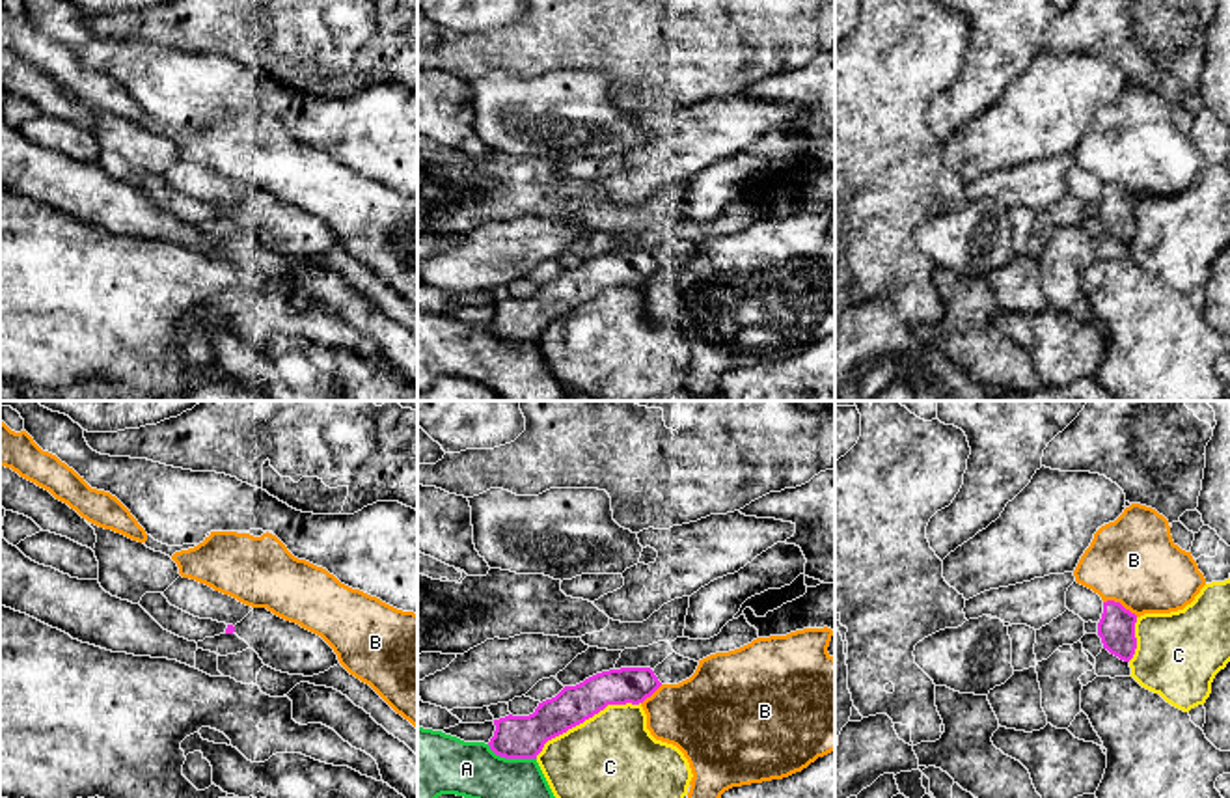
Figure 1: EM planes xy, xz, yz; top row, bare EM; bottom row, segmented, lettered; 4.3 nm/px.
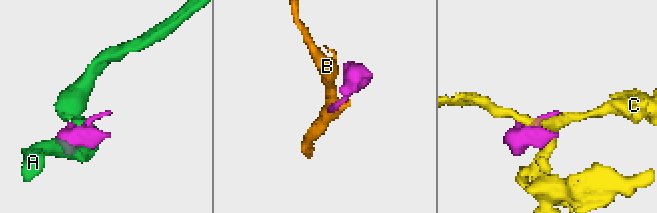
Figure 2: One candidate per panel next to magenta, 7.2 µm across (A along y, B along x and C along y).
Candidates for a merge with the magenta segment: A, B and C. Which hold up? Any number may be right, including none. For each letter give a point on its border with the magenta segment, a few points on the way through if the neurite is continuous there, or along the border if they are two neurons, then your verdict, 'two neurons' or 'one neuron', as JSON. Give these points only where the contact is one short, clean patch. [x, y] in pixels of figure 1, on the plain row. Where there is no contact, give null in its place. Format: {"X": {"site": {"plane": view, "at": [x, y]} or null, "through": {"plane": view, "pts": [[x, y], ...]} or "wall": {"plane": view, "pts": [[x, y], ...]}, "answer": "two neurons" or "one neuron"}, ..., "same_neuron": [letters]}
{"A": {"site": {"plane": "xz", "at": [511, 340]}, "answer": "two neurons"}, "B": {"site": {"plane": "yz", "at": [1119, 185]}, "answer": "two neurons"}, "C": {"site": {"plane": "xz", "at": [586, 301]}, "answer": "two neurons"}, "same_neuron": []}

